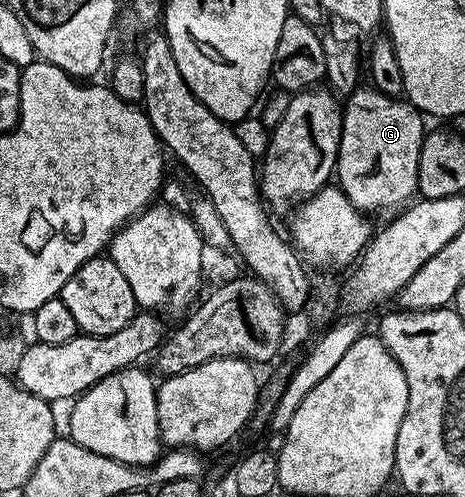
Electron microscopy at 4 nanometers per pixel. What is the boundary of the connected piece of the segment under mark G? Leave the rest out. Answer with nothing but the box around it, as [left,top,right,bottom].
[334,84,425,212]

